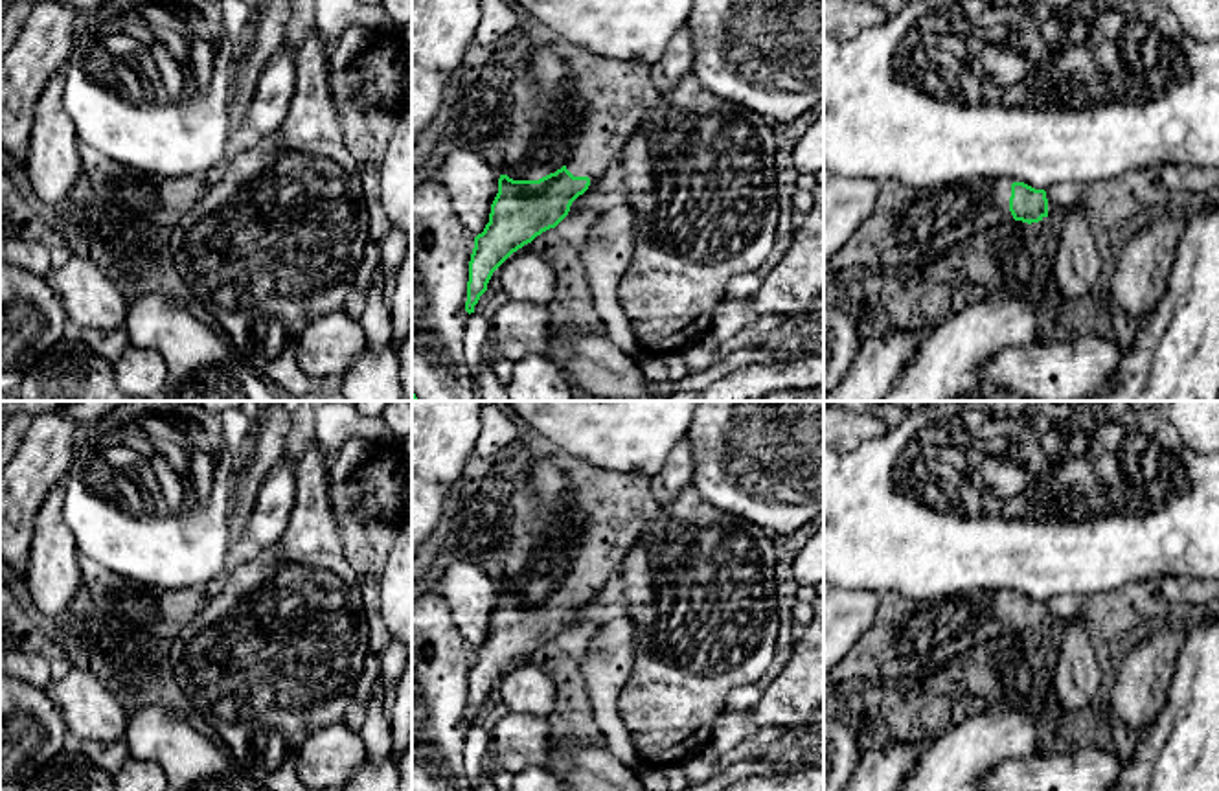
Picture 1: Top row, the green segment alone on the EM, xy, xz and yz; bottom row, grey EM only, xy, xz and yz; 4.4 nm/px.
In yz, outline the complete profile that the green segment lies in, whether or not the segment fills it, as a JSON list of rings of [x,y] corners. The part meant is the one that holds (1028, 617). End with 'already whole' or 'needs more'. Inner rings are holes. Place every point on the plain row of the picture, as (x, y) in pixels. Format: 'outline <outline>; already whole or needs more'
outline [[[998,589],[914,602],[899,592],[879,596],[873,625],[824,681],[824,699],[849,686],[912,677],[1000,635],[1048,629],[1044,602]]]; needs more

